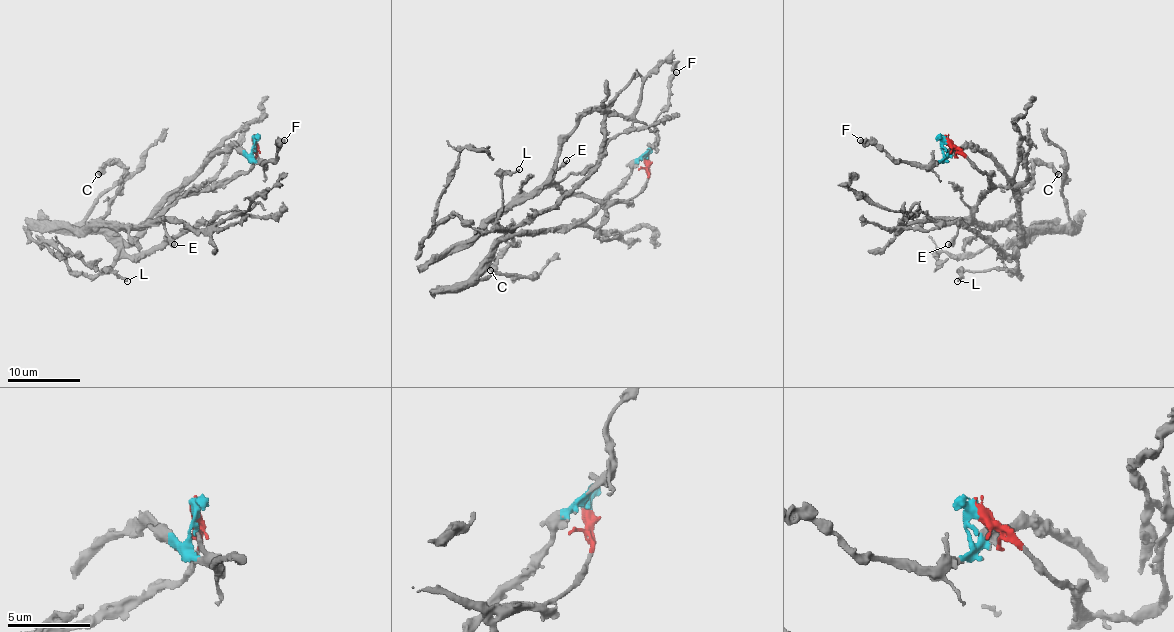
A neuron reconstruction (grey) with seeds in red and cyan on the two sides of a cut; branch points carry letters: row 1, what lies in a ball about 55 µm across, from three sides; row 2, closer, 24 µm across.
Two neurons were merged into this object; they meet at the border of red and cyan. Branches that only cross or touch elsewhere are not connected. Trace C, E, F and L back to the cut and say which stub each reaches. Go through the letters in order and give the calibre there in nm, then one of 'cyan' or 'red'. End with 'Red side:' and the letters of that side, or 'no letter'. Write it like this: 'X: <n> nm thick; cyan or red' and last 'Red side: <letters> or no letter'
C: 440 nm thick; red
E: 400 nm thick; red
F: 340 nm thick; cyan
L: 220 nm thick; cyan
Red side: C, E

